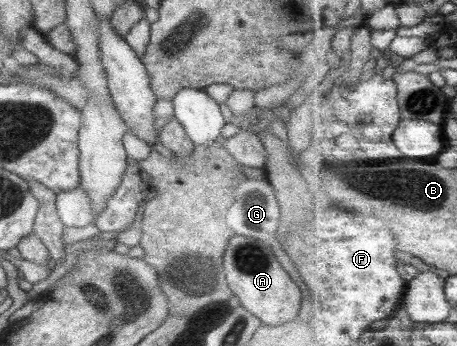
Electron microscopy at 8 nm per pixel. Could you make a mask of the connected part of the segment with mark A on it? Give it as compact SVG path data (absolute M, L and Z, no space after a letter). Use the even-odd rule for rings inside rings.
M233 235L224 250L222 268L224 268L225 283L238 298L239 306L259 318L262 324L276 326L296 319L302 302L302 289L289 277L283 266L276 262L272 252L272 248L268 248L260 240Z

